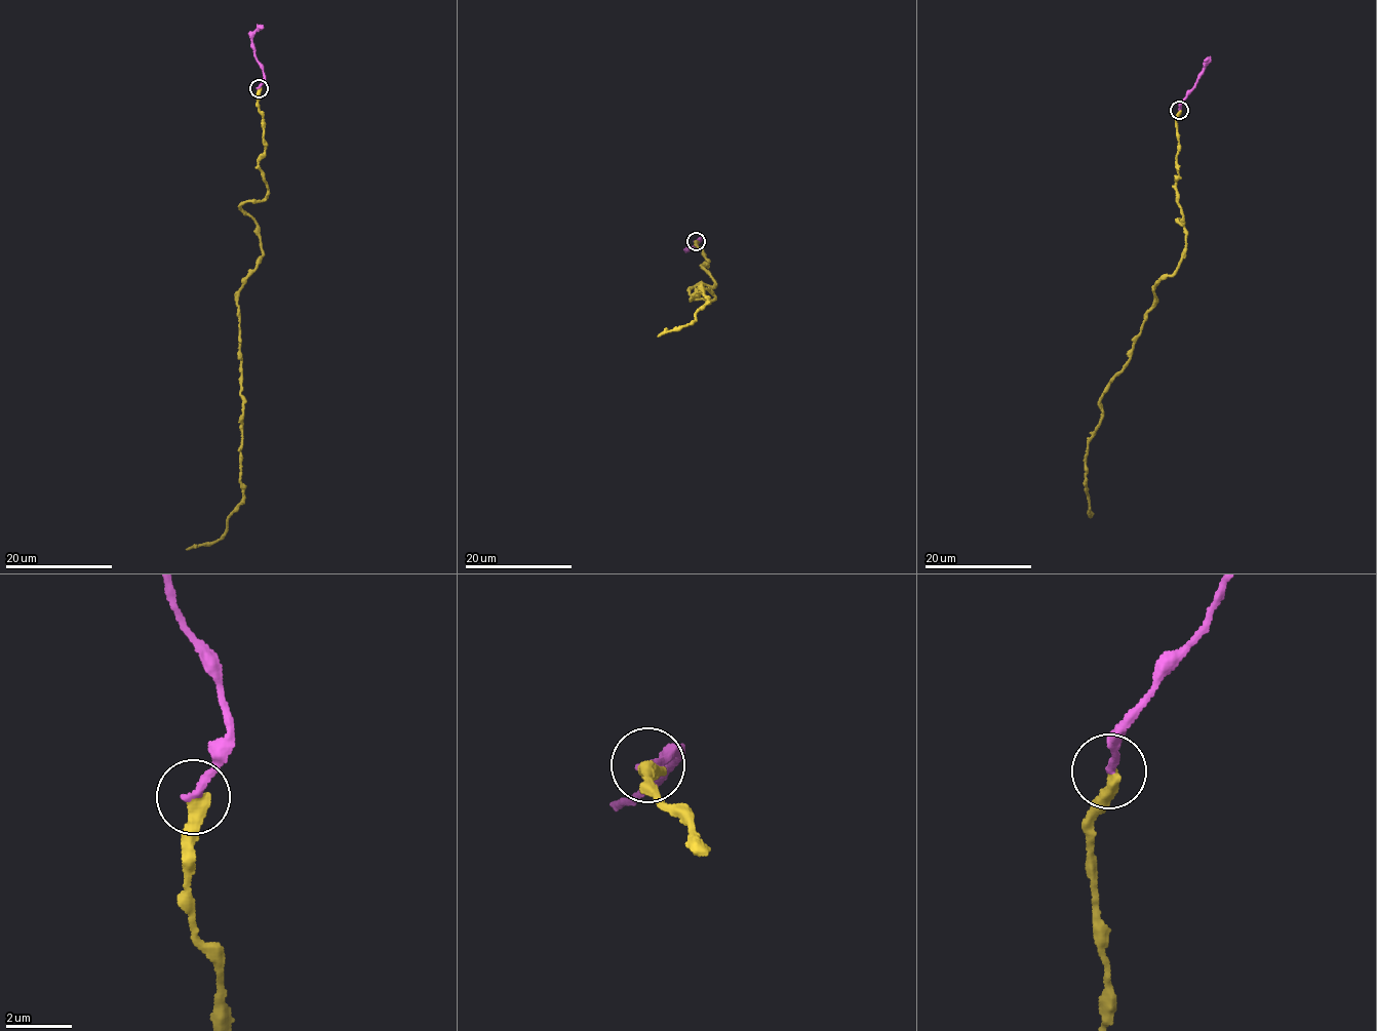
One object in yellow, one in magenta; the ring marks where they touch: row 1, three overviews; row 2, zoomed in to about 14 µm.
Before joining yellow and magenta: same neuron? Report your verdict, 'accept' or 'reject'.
reject

